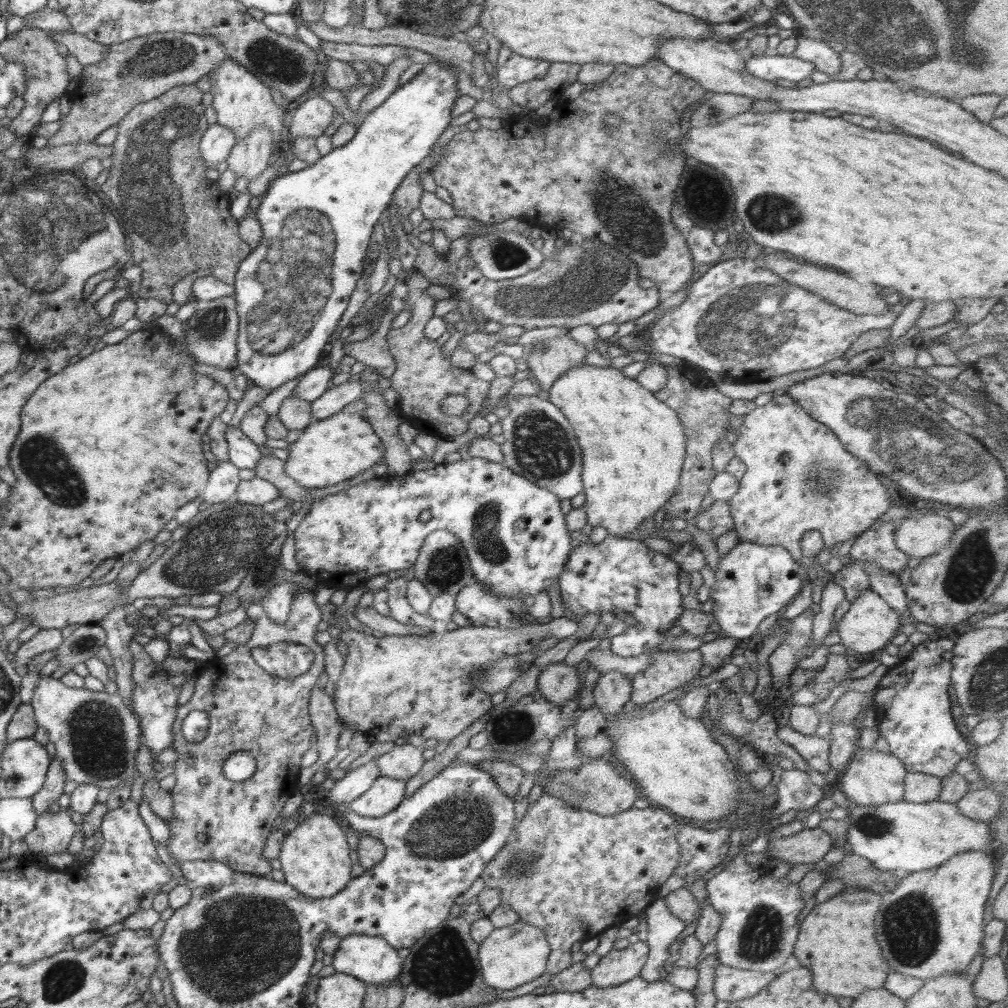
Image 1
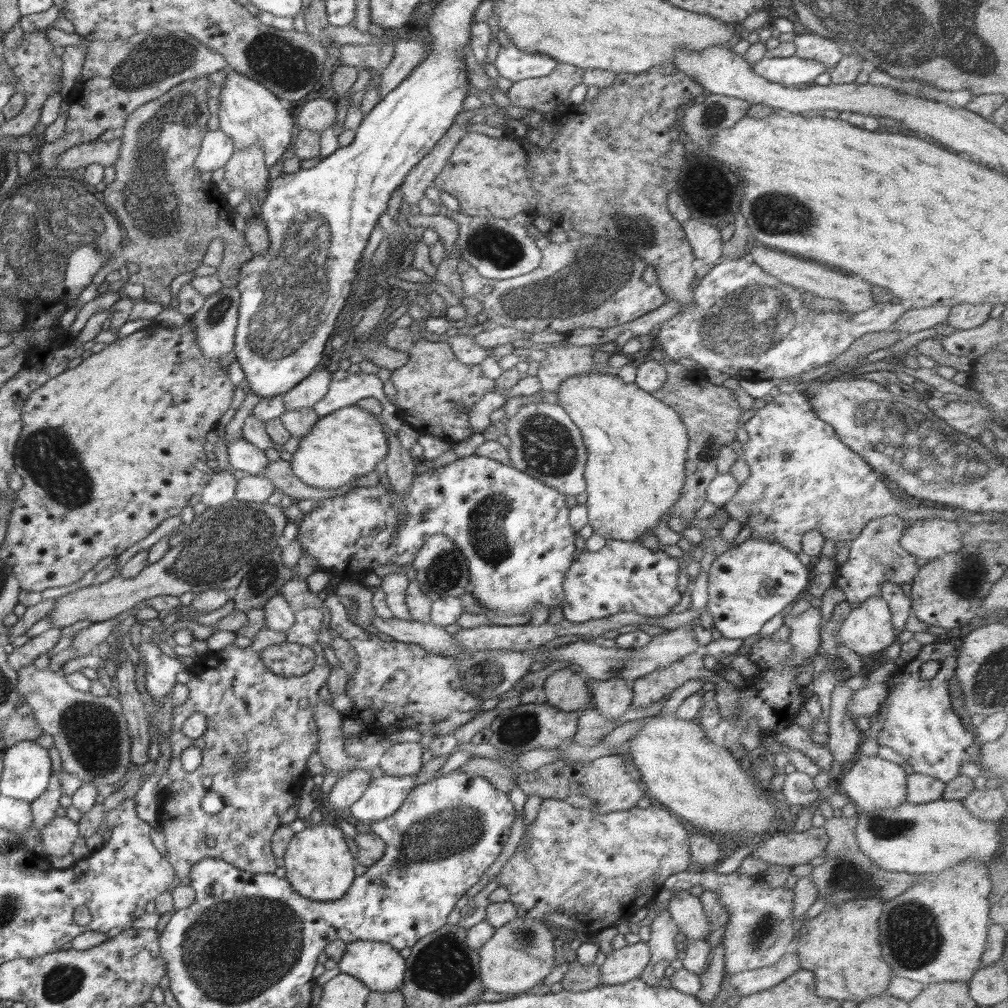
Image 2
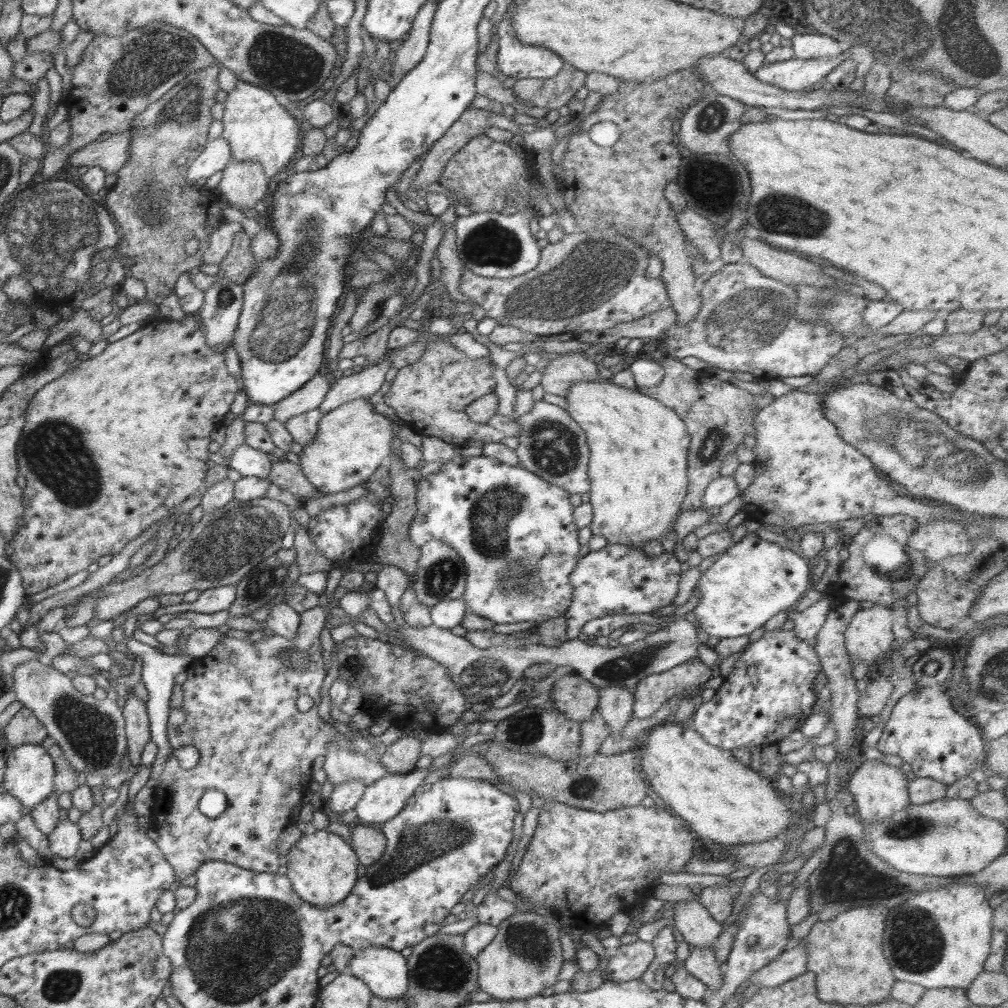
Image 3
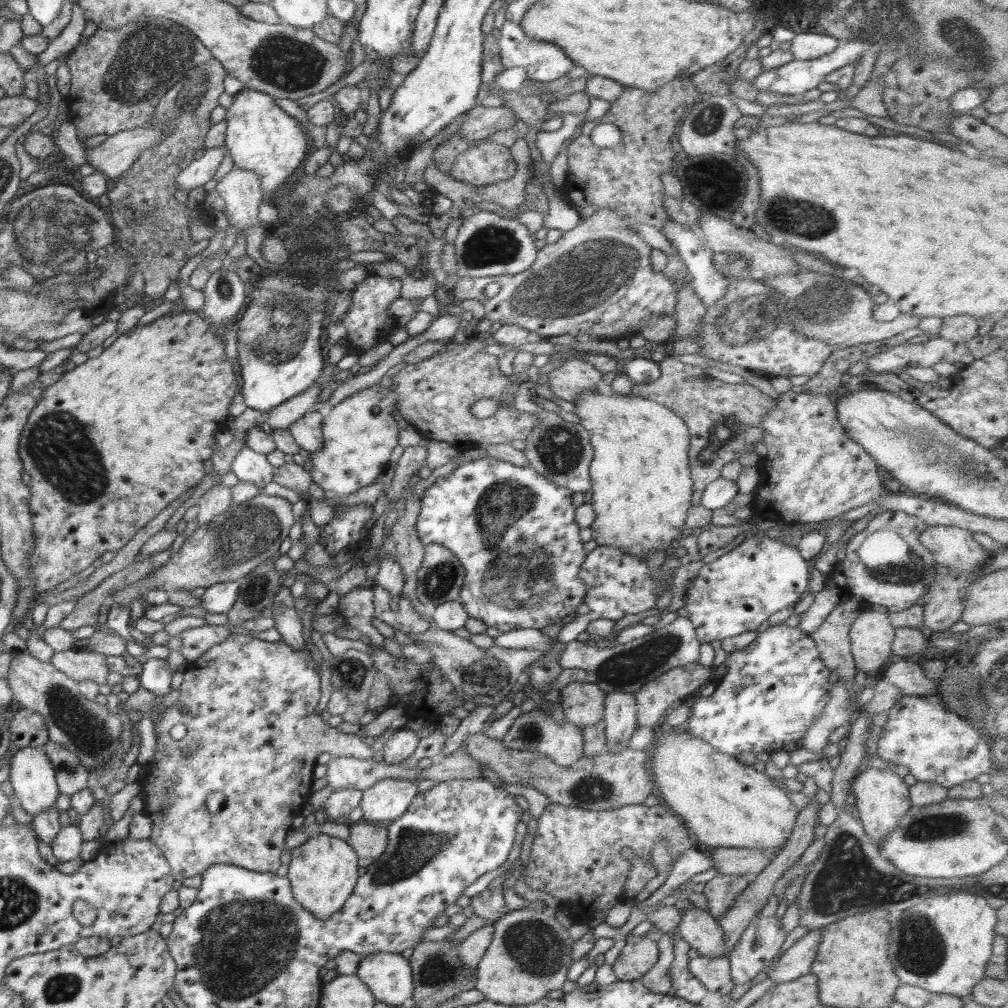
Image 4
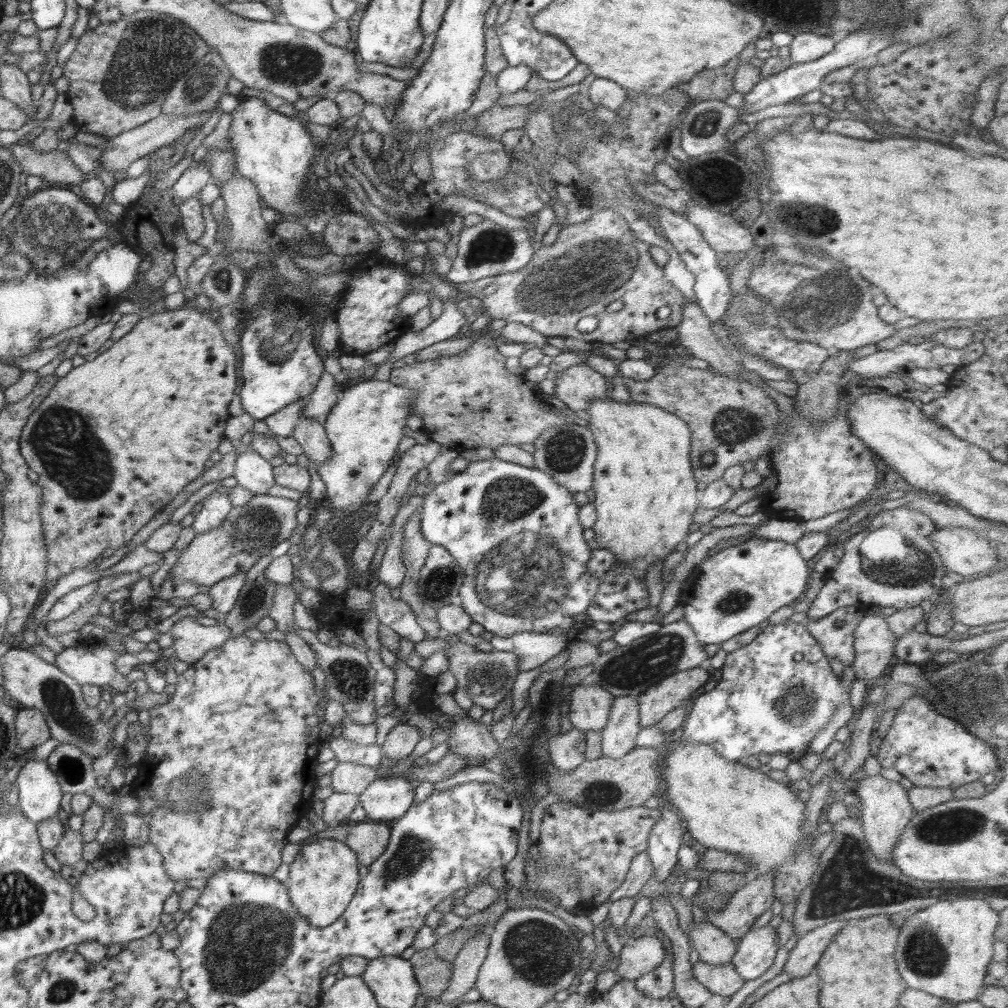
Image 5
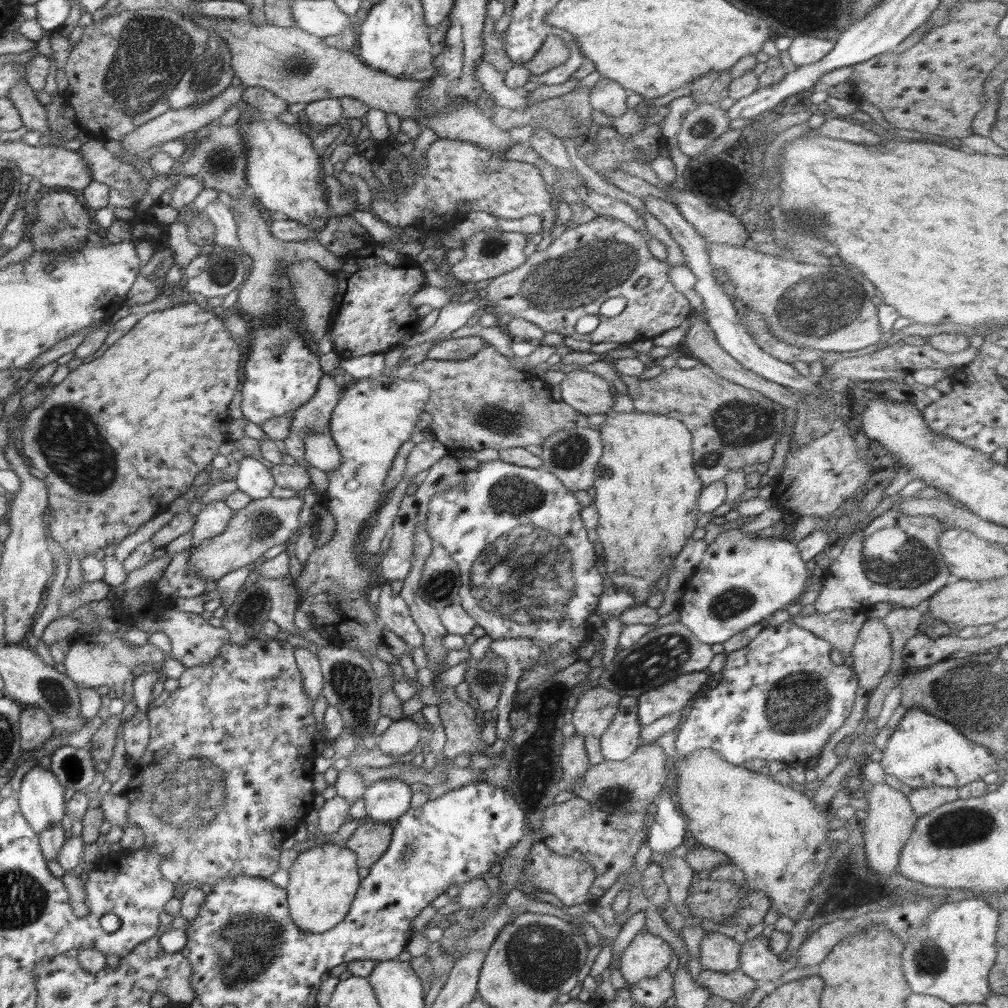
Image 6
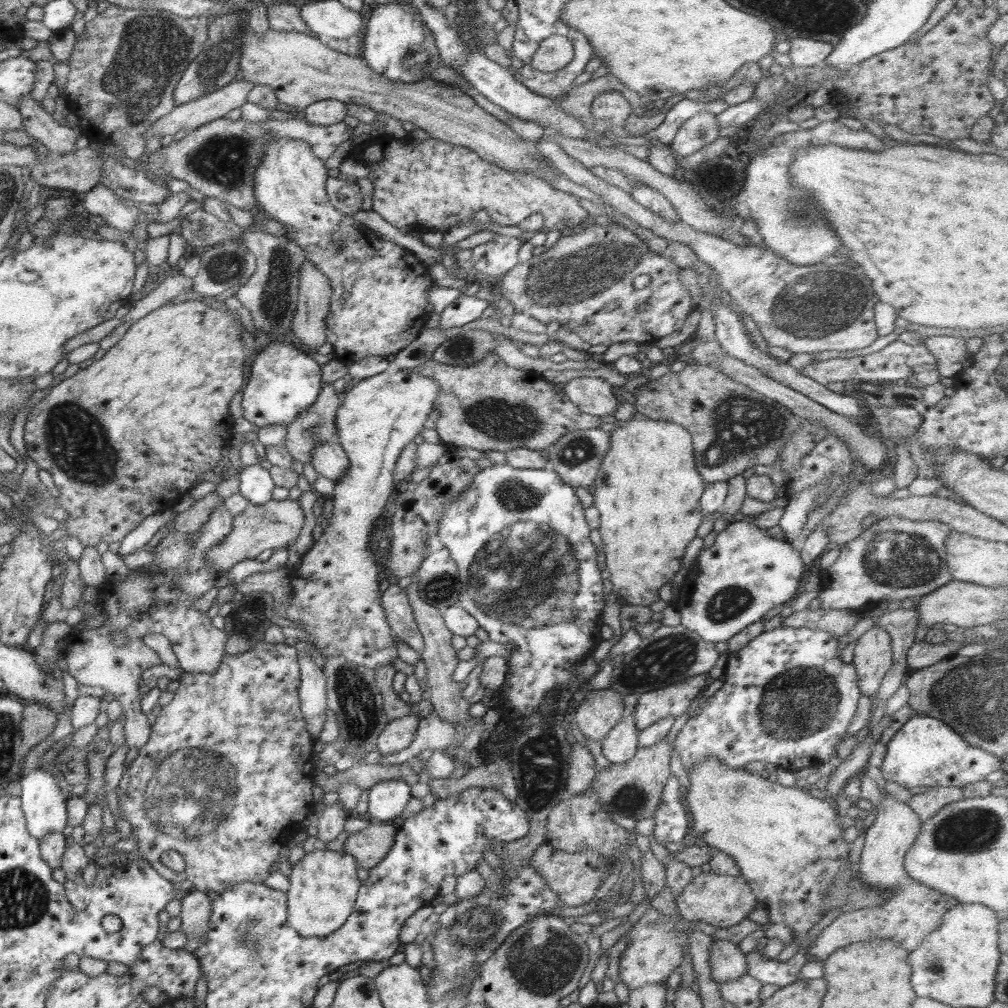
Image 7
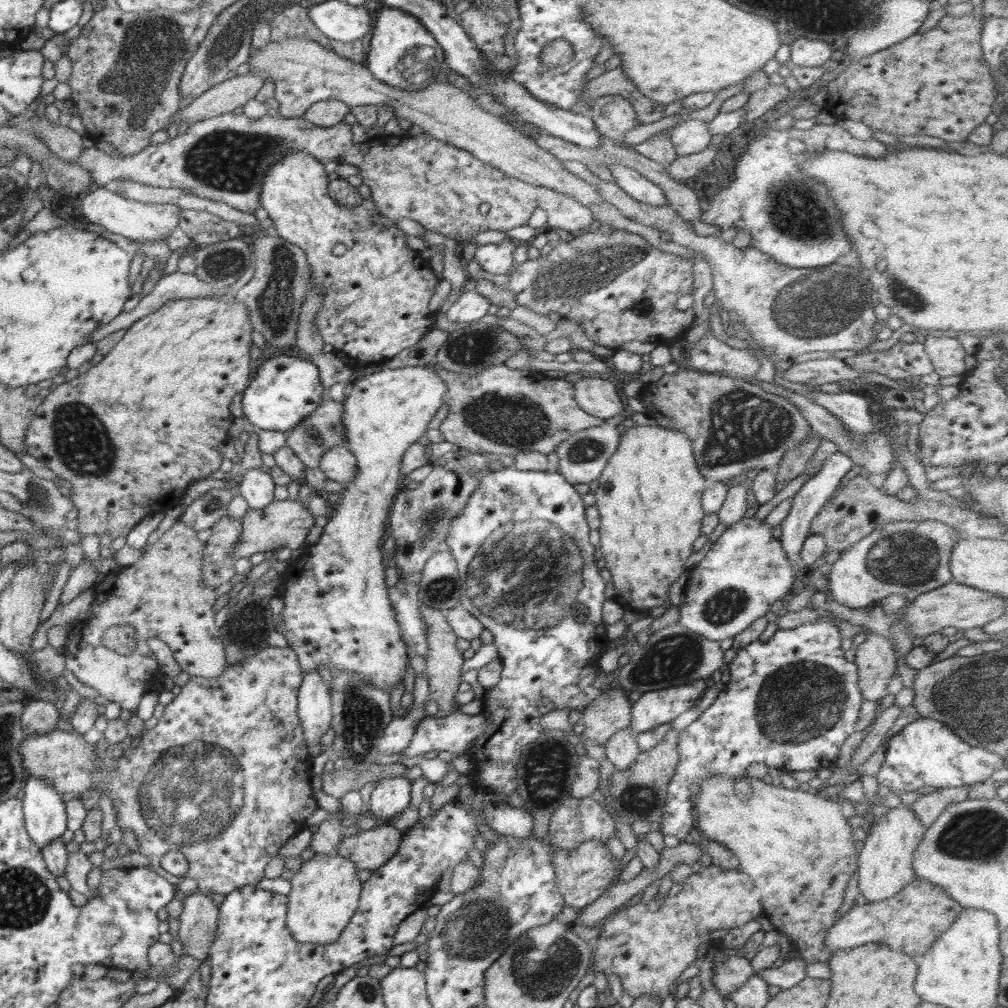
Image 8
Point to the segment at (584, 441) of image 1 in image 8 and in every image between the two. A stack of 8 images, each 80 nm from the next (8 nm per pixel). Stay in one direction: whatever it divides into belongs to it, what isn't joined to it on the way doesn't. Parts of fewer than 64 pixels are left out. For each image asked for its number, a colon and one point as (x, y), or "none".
2: (636, 445)
3: (638, 447)
4: (641, 487)
5: (645, 496)
6: (647, 496)
7: (647, 493)
8: (649, 496)

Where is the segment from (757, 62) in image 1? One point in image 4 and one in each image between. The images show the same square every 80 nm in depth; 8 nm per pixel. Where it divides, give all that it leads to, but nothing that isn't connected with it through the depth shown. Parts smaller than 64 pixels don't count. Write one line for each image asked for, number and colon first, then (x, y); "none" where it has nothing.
2: (791, 72)
3: (795, 74)
4: (795, 77)

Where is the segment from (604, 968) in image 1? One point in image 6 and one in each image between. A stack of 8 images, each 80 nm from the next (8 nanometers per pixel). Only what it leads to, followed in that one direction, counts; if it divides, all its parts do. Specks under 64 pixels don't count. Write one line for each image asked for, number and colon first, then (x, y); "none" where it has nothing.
2: (625, 964)
3: (628, 962)
4: (639, 954)
5: (641, 953)
6: (647, 954)

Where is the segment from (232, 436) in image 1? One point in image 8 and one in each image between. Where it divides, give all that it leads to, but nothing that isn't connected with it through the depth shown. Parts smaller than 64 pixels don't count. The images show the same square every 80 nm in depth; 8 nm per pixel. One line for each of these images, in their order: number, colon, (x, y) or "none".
2: (243, 456)
3: (249, 462)
4: (249, 466)
5: (252, 471)
6: (253, 477)
7: (256, 484)
8: (257, 488)

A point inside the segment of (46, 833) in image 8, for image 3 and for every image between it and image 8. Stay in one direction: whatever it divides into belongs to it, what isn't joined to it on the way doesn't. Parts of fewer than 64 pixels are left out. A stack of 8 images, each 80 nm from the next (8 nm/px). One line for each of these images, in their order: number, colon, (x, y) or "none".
3: (29, 777)
4: (32, 777)
5: (39, 794)
6: (41, 800)
7: (44, 806)

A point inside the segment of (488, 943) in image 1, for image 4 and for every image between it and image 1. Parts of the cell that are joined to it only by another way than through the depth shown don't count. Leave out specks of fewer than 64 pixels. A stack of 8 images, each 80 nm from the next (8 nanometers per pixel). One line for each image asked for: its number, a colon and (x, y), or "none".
2: (519, 955)
3: (525, 956)
4: (530, 953)

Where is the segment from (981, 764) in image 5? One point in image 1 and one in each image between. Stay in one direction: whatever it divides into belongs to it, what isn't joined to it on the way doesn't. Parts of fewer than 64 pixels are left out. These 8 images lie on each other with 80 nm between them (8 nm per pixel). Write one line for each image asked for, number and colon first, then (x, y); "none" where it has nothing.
1: (912, 708)
2: (920, 725)
3: (924, 729)
4: (936, 745)

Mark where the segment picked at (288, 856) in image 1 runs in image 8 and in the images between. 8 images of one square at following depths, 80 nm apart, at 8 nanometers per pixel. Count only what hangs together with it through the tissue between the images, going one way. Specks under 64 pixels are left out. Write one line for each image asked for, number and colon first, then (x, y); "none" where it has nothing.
2: (319, 866)
3: (322, 867)
4: (323, 872)
5: (323, 878)
6: (324, 880)
7: (324, 887)
8: (325, 893)

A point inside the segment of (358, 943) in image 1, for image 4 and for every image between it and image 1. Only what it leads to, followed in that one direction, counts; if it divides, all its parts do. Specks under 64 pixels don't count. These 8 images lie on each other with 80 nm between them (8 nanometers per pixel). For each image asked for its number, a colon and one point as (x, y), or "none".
2: (380, 967)
3: (385, 971)
4: (388, 975)

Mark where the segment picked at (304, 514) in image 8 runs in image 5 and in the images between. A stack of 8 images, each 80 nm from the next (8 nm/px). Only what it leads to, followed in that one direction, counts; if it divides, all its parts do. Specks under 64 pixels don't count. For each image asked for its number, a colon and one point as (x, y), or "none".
5: (248, 532)
6: (263, 523)
7: (275, 524)

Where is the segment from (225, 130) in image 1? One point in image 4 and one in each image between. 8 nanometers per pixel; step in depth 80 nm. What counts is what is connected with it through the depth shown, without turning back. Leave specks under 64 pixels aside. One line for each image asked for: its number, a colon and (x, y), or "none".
2: (216, 149)
3: (217, 153)
4: (199, 171)

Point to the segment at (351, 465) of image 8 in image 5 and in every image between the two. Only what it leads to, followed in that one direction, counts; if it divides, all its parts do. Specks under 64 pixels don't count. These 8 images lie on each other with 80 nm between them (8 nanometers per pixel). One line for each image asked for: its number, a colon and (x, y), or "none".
5: (311, 436)
6: (321, 451)
7: (329, 459)

